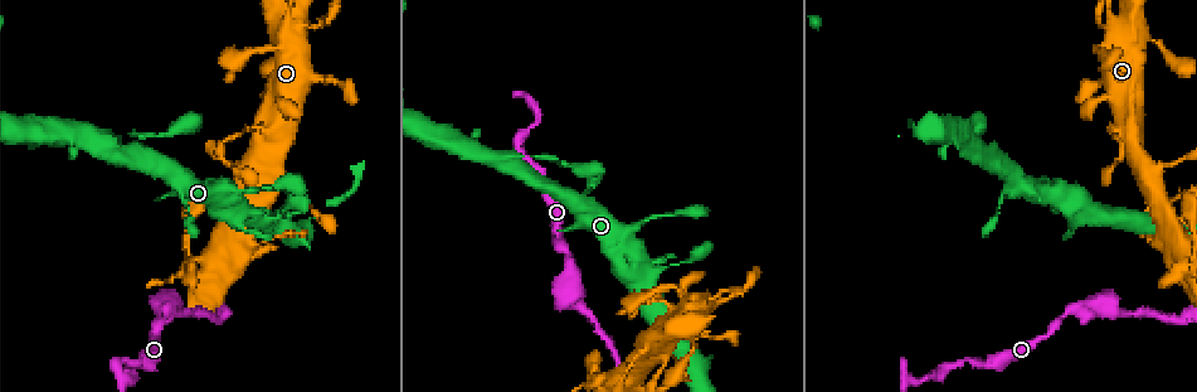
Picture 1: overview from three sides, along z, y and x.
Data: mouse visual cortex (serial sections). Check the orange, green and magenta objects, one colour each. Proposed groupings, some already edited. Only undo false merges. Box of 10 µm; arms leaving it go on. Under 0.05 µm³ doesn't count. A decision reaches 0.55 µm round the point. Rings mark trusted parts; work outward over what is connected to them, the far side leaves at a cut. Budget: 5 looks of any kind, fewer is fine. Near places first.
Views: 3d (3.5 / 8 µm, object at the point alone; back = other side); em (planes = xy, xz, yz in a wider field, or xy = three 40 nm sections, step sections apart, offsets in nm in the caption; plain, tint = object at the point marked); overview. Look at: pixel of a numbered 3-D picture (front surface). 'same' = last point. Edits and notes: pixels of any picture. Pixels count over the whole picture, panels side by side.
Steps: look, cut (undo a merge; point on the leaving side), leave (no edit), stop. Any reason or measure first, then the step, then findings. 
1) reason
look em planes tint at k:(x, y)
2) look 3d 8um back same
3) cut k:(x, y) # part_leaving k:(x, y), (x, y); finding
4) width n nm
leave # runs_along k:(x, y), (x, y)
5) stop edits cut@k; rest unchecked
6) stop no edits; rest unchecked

calibre changes
look 3d 8um at 1:(668, 310)

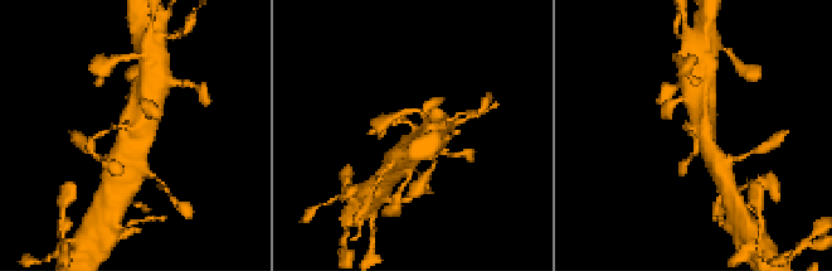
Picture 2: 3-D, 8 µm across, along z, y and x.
look em xy step 5 tint same

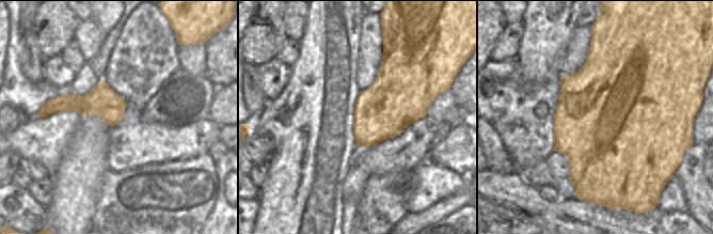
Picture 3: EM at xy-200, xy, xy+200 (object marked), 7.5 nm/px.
leave # all the same cell

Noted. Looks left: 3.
three-way junction
look 3d 3.5um back at 1:(245, 212)

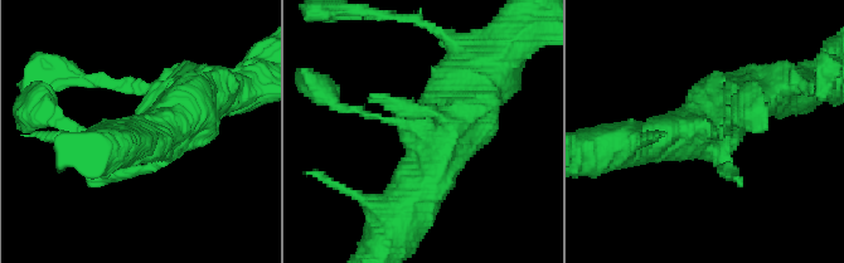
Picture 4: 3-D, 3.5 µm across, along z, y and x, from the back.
need the tissue
look em xy step 3 tint at 4:(707, 129)

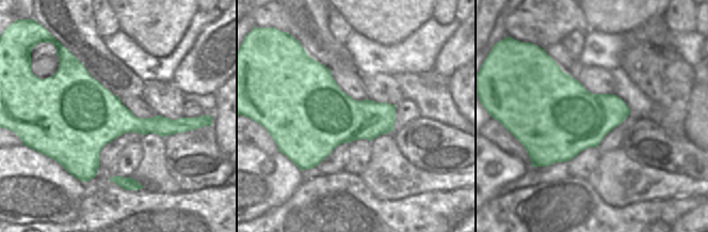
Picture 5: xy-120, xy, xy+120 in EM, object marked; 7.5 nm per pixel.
leave # runs_along 4:(486, 82), (401, 212); one cell here

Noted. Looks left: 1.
stop no edits; rest unchecked

